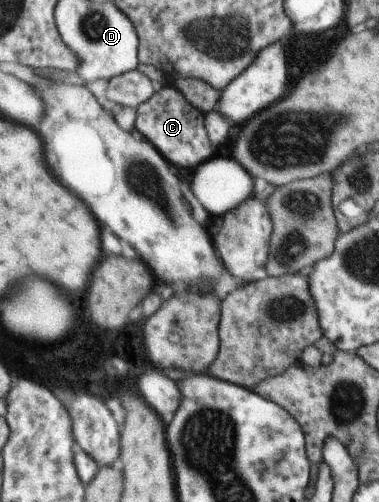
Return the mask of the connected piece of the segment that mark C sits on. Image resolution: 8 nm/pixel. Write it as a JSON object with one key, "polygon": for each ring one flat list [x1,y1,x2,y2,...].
{"polygon":[[158,87,156,94,137,110,136,130,145,134,172,165,183,170,195,170,216,154,208,133,206,114,192,106,176,87]]}

